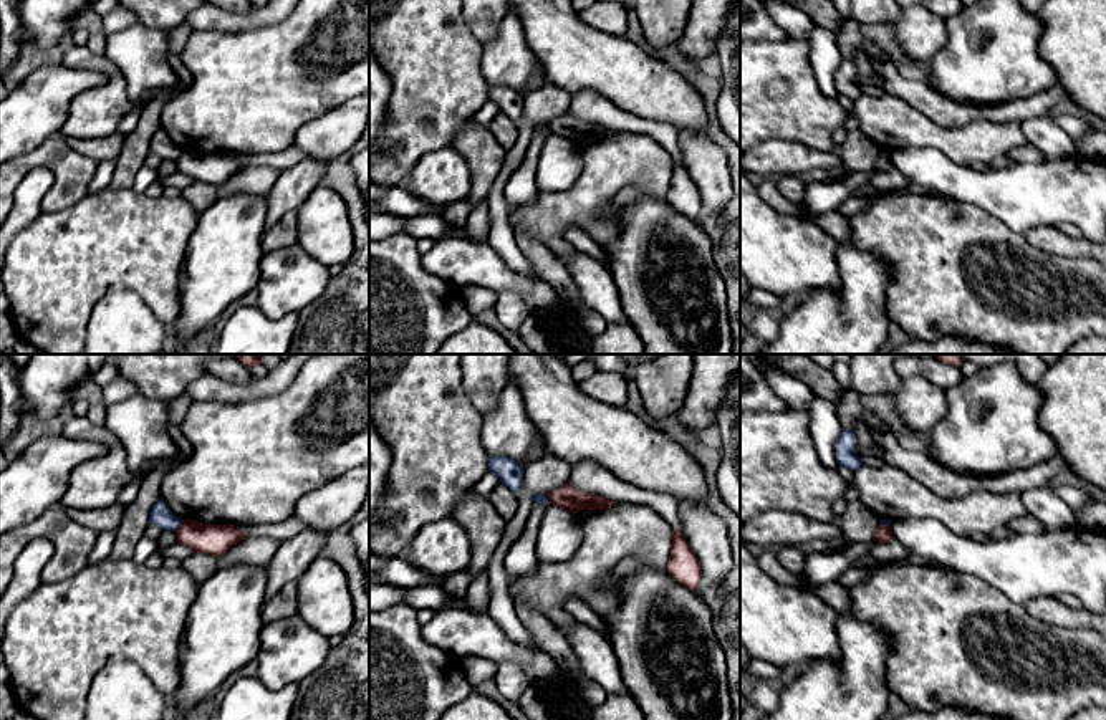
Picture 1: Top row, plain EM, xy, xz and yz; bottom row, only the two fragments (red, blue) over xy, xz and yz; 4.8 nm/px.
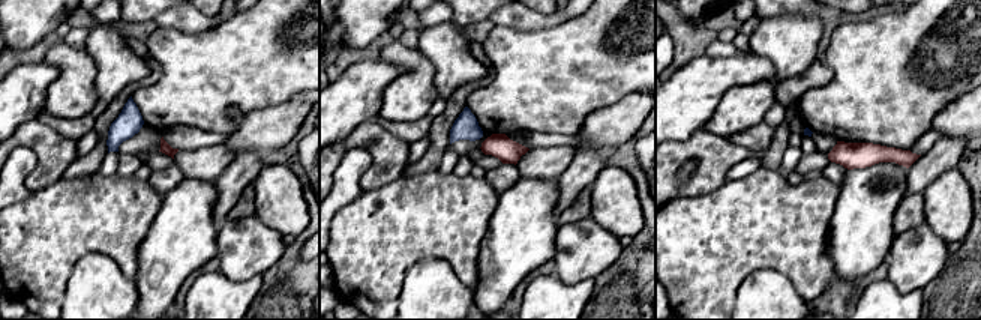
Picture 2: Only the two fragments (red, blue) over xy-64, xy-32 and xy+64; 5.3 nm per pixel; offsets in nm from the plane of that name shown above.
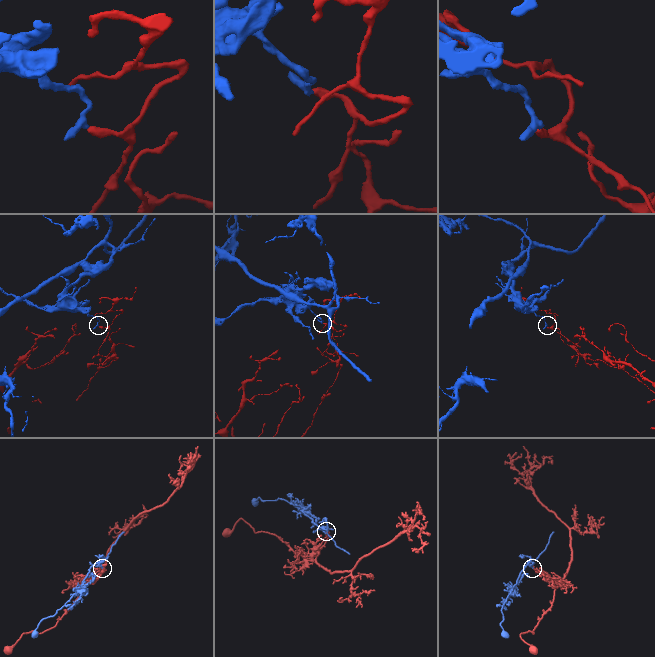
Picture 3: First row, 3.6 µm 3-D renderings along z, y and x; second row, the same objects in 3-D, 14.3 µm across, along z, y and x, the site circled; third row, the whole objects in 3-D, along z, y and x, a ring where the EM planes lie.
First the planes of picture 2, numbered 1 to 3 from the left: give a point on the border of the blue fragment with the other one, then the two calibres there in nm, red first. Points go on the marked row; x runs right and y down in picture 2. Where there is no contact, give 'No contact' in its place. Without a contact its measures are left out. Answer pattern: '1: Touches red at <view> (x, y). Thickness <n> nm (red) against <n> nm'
1: No contact
2: No contact
3: No contact

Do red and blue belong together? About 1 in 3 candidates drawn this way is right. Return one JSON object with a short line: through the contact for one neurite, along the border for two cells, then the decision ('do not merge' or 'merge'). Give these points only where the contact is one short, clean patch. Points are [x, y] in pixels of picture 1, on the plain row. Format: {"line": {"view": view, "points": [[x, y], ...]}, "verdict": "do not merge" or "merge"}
{"line": {"view": "xy", "points": [[182, 151], [176, 161]]}, "verdict": "do not merge"}

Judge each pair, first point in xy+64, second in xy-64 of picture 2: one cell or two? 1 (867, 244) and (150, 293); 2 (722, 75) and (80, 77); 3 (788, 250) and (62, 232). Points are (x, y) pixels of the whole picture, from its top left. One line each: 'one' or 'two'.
1: one
2: two
3: one

